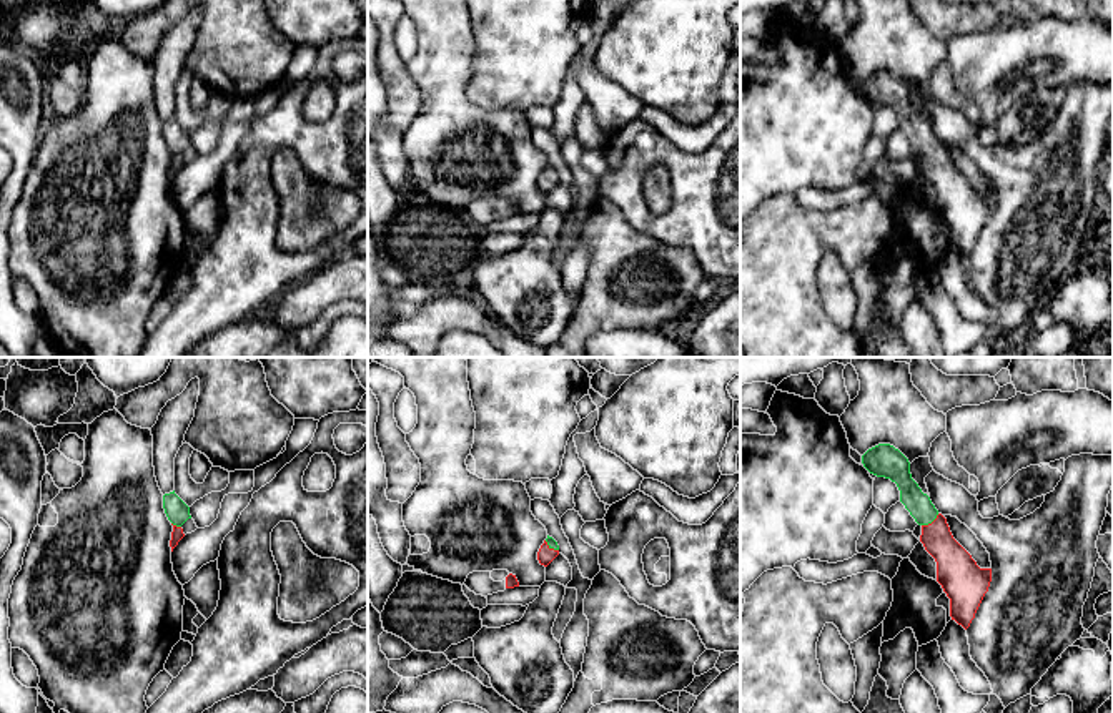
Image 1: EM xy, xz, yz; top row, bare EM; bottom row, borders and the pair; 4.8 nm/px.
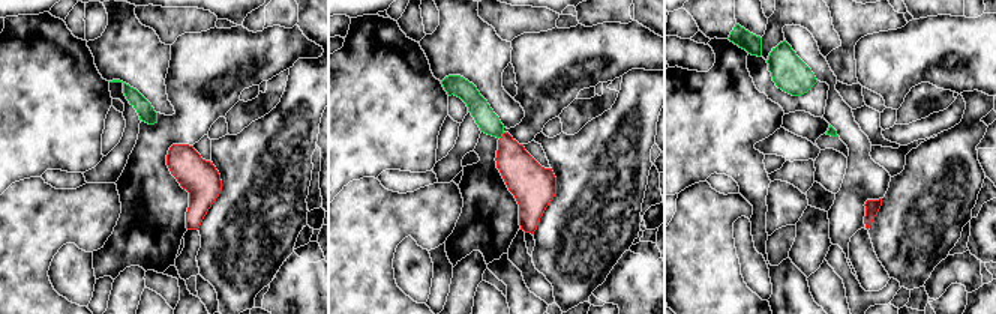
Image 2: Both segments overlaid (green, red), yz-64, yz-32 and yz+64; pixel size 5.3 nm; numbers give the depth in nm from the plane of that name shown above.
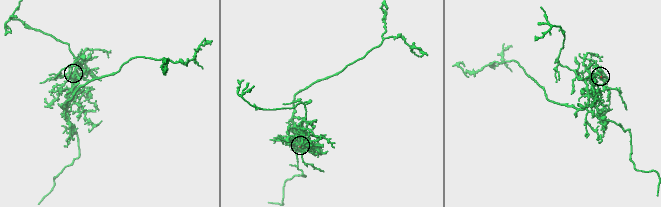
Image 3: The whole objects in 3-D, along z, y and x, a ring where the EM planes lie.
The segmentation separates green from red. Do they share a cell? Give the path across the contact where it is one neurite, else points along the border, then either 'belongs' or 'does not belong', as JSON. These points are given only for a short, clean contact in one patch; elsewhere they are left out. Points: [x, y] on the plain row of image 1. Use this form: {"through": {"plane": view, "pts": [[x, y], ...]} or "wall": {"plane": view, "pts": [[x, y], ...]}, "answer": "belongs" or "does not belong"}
{"through": {"plane": "yz", "pts": [[919, 132], [930, 150], [937, 168], [955, 195]]}, "answer": "belongs"}

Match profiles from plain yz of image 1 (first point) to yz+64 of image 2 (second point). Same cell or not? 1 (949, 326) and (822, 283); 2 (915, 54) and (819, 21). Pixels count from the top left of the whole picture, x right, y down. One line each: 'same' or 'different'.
1: different
2: same

